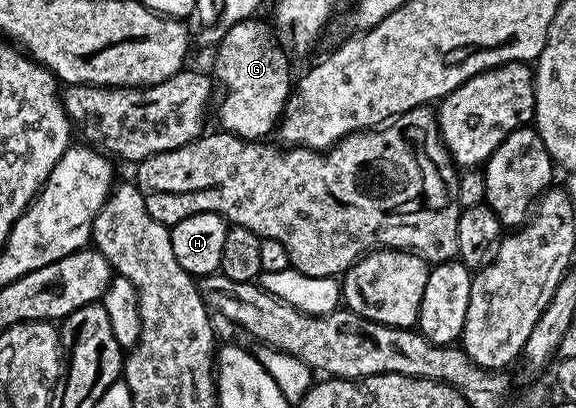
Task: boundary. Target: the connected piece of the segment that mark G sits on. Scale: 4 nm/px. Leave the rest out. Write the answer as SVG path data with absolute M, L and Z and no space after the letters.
M261 18L243 20L234 26L215 45L216 72L214 80L224 93L220 105L215 105L214 116L220 119L219 127L243 140L263 141L273 135L279 125L284 107L294 87L294 75L288 65L289 53L278 39L273 25Z

